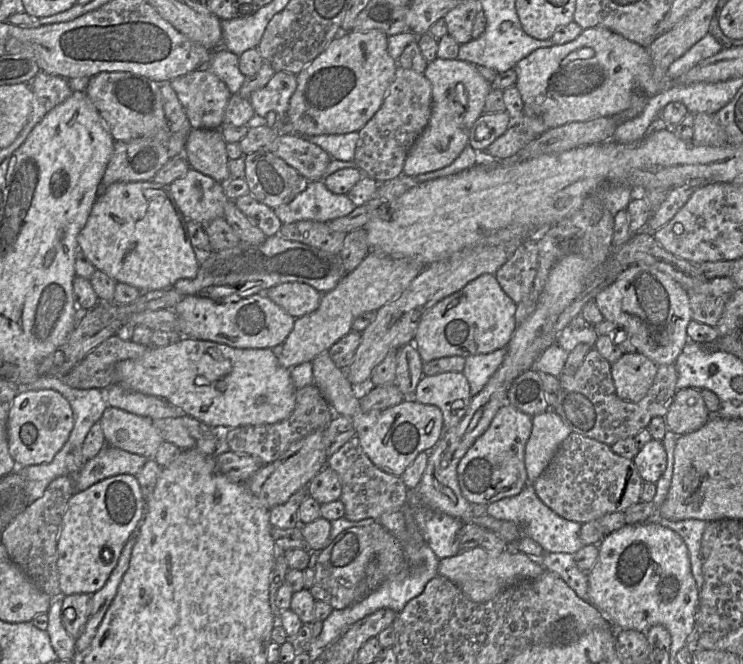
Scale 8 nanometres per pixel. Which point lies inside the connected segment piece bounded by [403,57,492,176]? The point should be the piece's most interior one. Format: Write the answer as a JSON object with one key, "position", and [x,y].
{"position":[459,91]}

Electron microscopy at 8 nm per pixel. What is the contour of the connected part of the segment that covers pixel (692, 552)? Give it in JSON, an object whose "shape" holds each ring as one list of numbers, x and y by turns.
{"shape":[[656,510,656,513,653,514,645,523,660,524,662,526,668,527,681,536,688,548,692,574,700,593,704,583,701,559,701,541,703,533,710,522,699,519,670,521,663,518]]}

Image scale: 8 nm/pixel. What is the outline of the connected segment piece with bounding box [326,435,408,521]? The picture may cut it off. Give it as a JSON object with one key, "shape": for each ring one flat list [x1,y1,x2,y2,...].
{"shape":[[356,435,328,458,326,466,338,474,342,486,339,500,345,507,344,518,347,520,378,520,385,513,401,511,408,500,408,488,401,477,388,474,374,465,363,451]]}

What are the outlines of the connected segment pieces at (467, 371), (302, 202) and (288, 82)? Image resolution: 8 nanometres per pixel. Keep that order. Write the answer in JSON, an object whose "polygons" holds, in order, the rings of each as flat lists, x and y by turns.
{"polygons":[[[500,348,490,353,465,357,465,366,462,372,469,381,472,397,485,387,502,364,506,352,507,348]],[[317,180,310,181,303,192,299,193,290,203,274,208,274,212,283,224,304,220,329,222,350,214,356,207,346,194,335,194,326,187,323,180]],[[276,72,263,88,254,91,249,97,255,118,266,118,268,113,275,112,281,122,285,122,289,102,296,88,295,74]]]}

